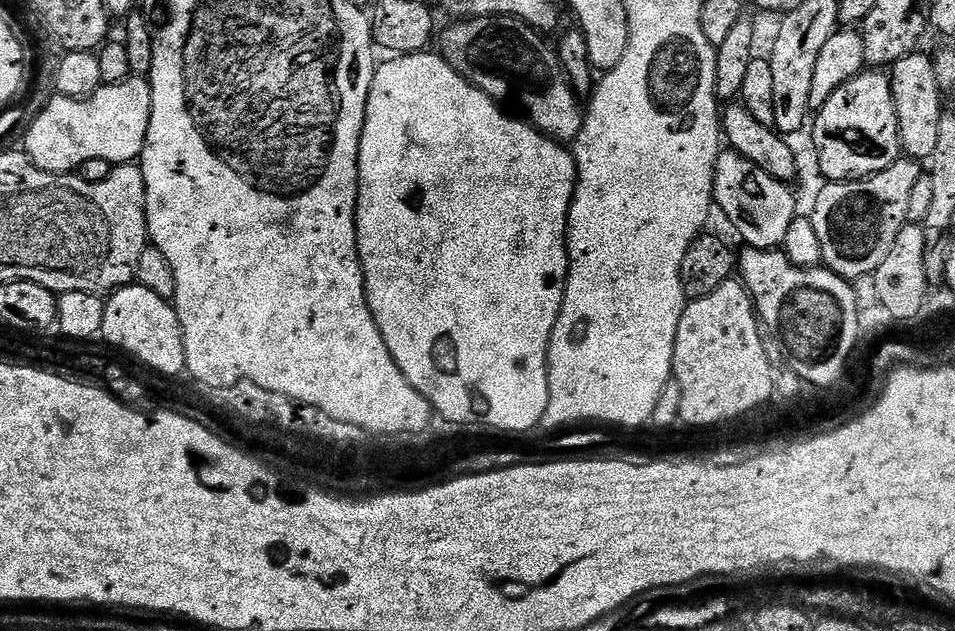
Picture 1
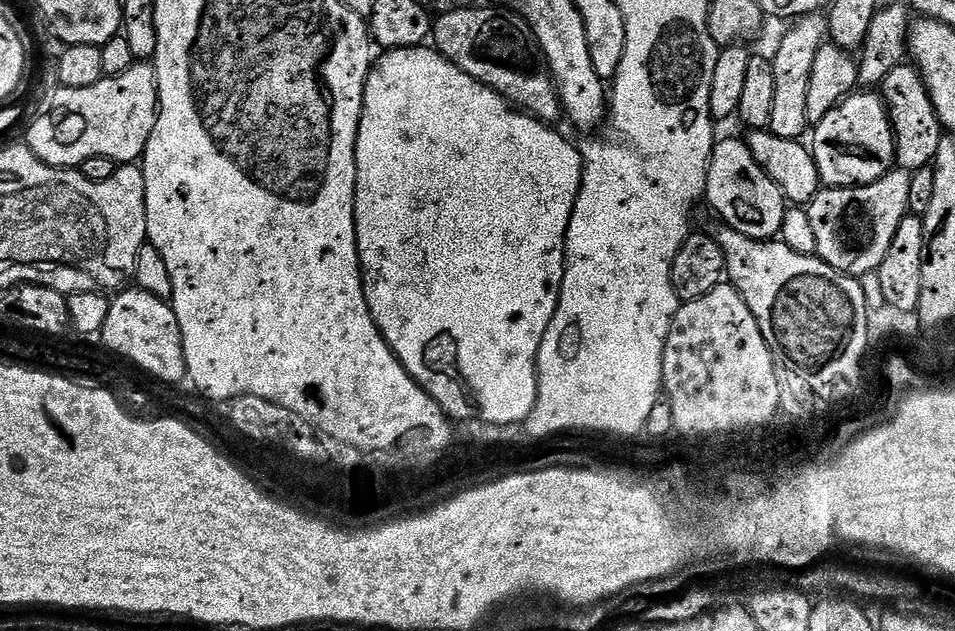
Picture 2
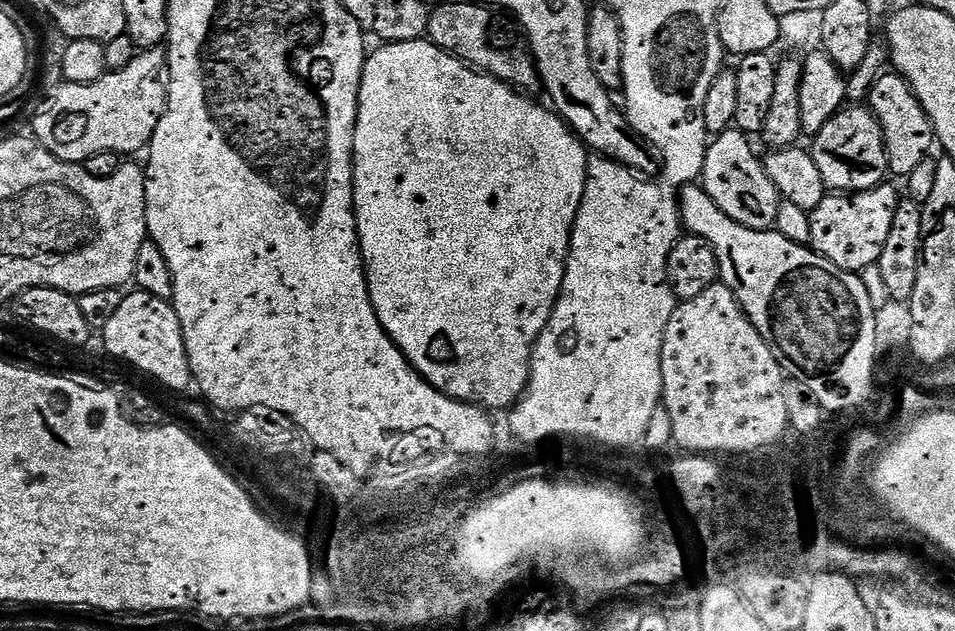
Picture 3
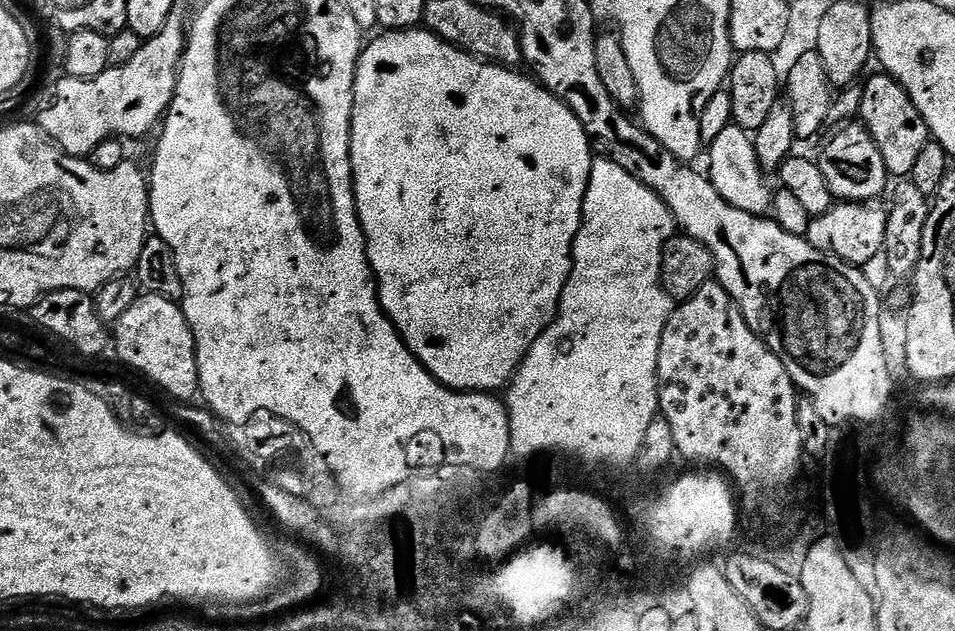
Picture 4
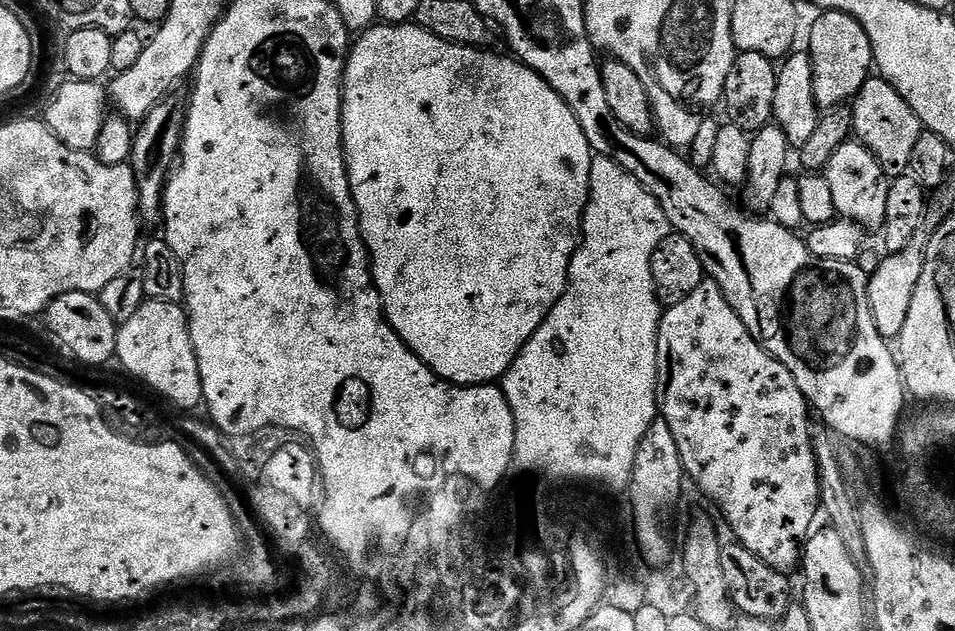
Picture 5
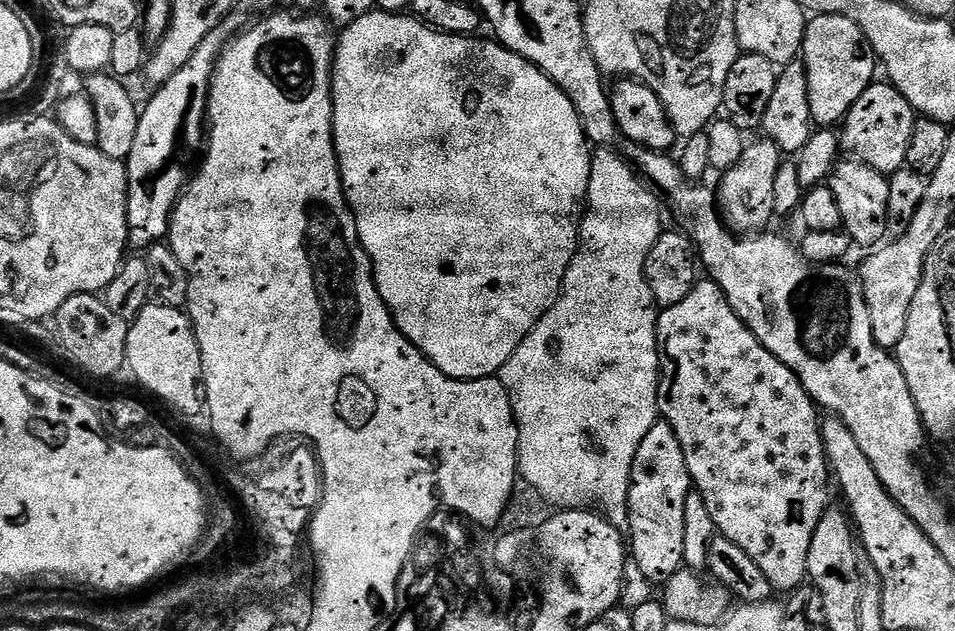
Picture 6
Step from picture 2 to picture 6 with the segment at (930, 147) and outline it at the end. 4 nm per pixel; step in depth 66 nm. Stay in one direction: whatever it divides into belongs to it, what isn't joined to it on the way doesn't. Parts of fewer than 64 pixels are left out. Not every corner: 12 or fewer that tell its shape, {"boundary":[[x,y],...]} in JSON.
{"boundary":[[873,82],[842,122],[849,157],[891,174],[908,163],[918,114]]}

